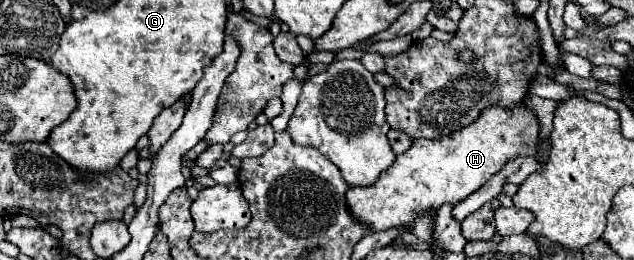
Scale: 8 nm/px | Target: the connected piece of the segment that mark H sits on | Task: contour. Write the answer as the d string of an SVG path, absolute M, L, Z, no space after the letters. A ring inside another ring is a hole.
M520 102L510 110L504 110L500 106L498 108L490 106L470 126L456 130L450 136L444 136L444 138L438 138L438 140L416 138L412 142L412 148L406 150L404 154L398 154L394 164L380 174L376 184L372 184L368 188L350 188L346 192L350 212L358 220L362 220L364 224L372 226L374 232L388 230L388 228L394 228L394 226L402 226L402 224L414 226L414 218L420 212L424 212L426 208L436 210L446 202L450 202L450 204L462 202L472 192L482 188L490 180L490 176L494 176L508 160L512 160L514 156L526 156L532 150L536 136L538 136L538 120L534 118L534 112L528 104Z

